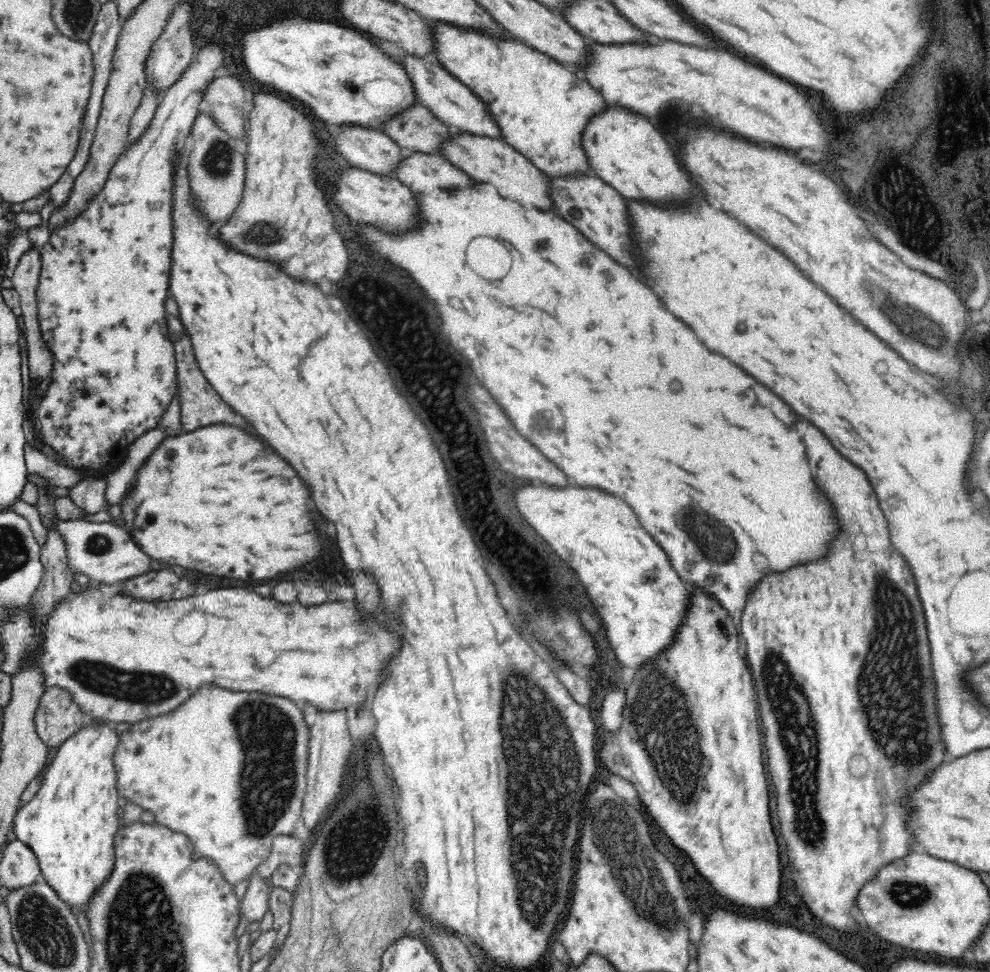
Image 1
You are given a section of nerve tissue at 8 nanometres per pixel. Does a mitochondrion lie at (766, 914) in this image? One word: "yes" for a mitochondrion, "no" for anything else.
no

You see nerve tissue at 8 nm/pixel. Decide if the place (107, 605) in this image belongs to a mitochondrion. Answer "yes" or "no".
no

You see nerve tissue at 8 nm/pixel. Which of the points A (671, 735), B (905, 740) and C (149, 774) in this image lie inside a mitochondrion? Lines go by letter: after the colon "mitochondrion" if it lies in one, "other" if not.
A: mitochondrion
B: mitochondrion
C: other

